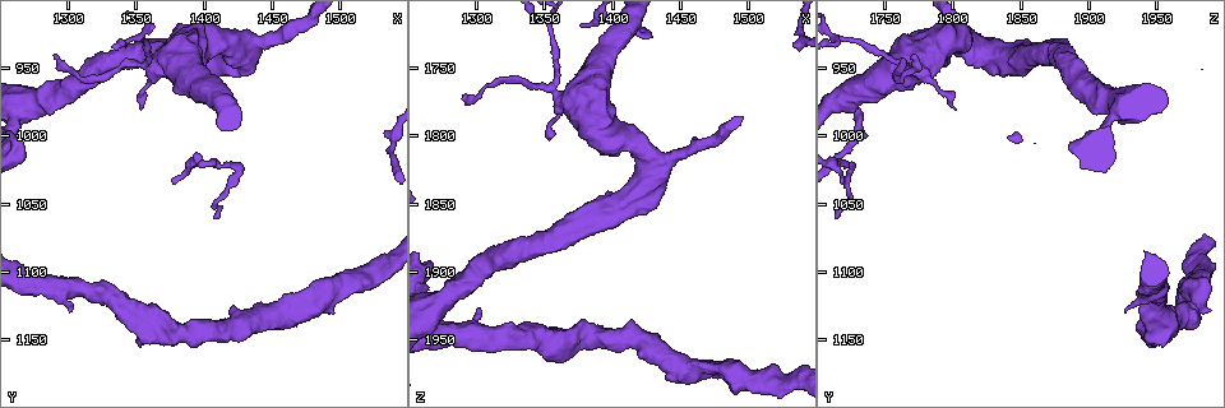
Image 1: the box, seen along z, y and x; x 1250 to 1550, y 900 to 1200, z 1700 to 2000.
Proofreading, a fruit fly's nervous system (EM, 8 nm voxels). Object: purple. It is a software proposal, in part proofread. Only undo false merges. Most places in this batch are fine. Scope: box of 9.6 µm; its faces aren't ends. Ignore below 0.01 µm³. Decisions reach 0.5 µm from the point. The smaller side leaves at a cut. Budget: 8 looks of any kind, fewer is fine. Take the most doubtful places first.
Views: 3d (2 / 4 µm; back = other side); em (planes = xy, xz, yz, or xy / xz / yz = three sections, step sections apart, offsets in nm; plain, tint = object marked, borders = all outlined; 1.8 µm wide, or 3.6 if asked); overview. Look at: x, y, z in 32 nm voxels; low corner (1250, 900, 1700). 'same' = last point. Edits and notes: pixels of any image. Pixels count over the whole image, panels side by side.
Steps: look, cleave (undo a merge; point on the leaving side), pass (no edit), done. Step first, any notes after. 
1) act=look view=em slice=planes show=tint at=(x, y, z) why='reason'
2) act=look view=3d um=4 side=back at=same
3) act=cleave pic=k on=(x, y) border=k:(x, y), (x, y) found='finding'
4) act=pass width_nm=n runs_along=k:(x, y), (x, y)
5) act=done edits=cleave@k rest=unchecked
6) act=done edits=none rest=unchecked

act=look view=em um=3.6 slice=planes show=borders at=(1390, 948, 1758) why='calibre changes'

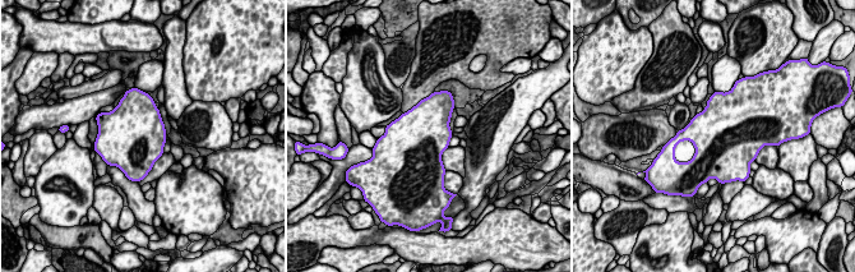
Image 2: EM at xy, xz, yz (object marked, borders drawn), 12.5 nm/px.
act=pass width_nm=700 found='continuous, no second neuron'

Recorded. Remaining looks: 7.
act=look view=em slice=planes show=tint at=(1424, 1026, 1724) why='abrupt turn'

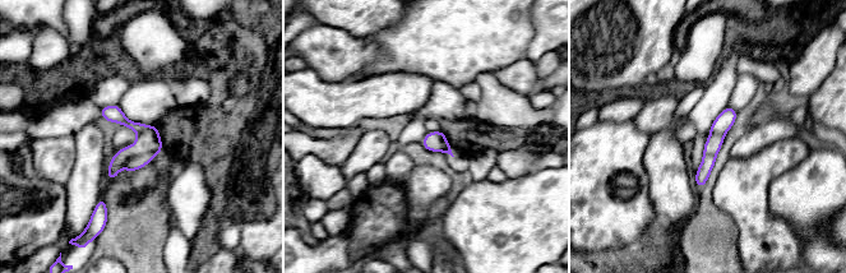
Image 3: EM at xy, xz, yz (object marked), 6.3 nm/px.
act=pass width_nm=110 runs_along=3:(729, 110), (716, 134), (699, 184) found='continuous, no second neuron'

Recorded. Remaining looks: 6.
act=look view=3d um=4 at=(1270, 980, 1924) why='sharp bend'

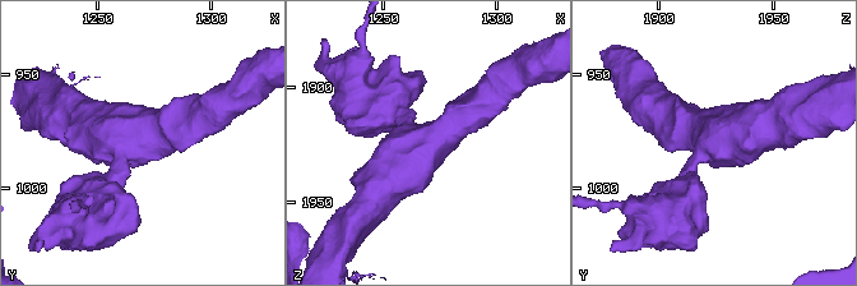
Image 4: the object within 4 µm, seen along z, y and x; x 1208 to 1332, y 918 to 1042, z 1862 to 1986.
act=look view=em um=3.6 slice=planes show=tint at=(1271, 980, 1924) why='now the EM'

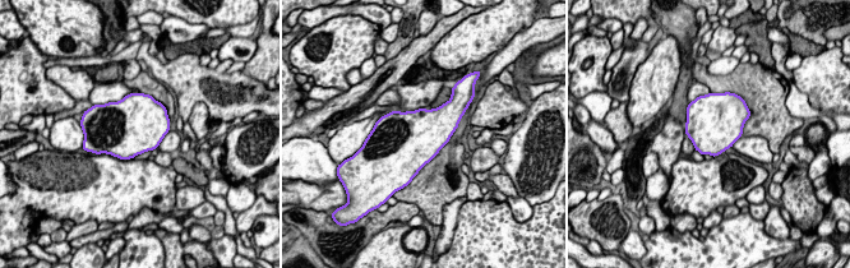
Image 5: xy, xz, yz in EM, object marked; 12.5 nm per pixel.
act=pass found='one neuron here'

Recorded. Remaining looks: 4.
act=done edits=none rest=unchecked

